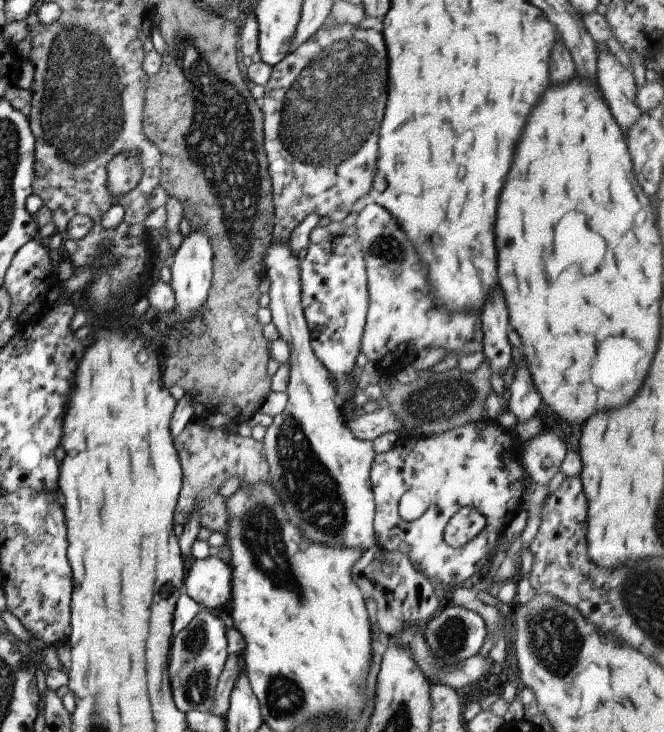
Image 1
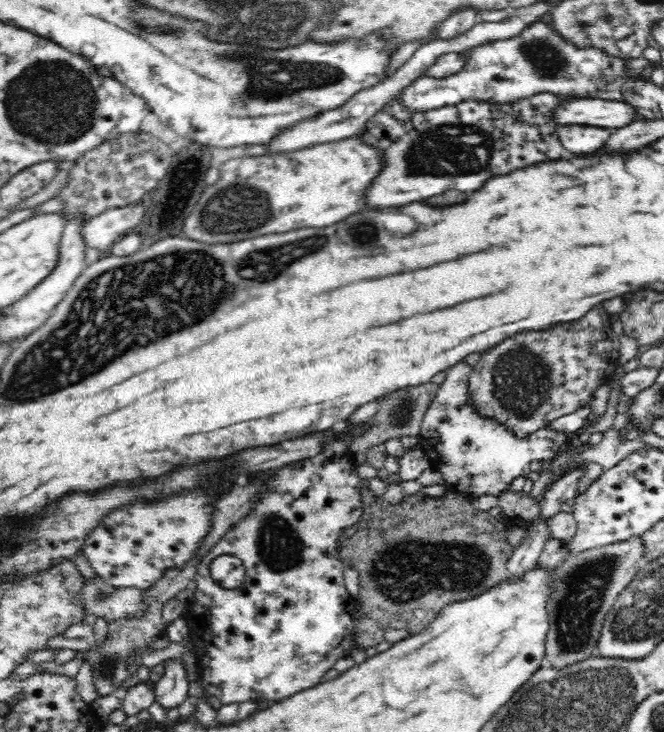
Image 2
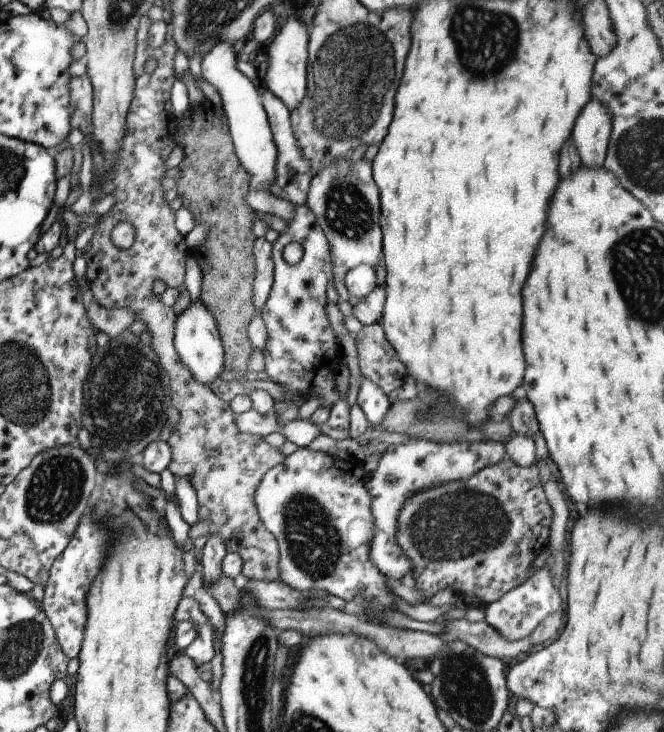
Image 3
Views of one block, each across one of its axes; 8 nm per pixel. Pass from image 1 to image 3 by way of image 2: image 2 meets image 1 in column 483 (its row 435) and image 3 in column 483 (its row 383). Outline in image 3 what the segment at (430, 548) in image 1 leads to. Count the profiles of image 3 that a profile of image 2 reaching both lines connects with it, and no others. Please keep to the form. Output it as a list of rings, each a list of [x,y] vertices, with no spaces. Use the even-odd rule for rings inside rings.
[[[416,439],[405,444],[387,445],[385,452],[379,457],[377,467],[367,480],[367,490],[371,494],[371,516],[375,524],[373,538],[369,542],[369,560],[373,562],[375,569],[389,580],[411,582],[411,560],[399,548],[394,535],[399,511],[411,494],[437,484],[467,480],[483,467],[507,458],[501,443],[487,439],[451,443]]]

